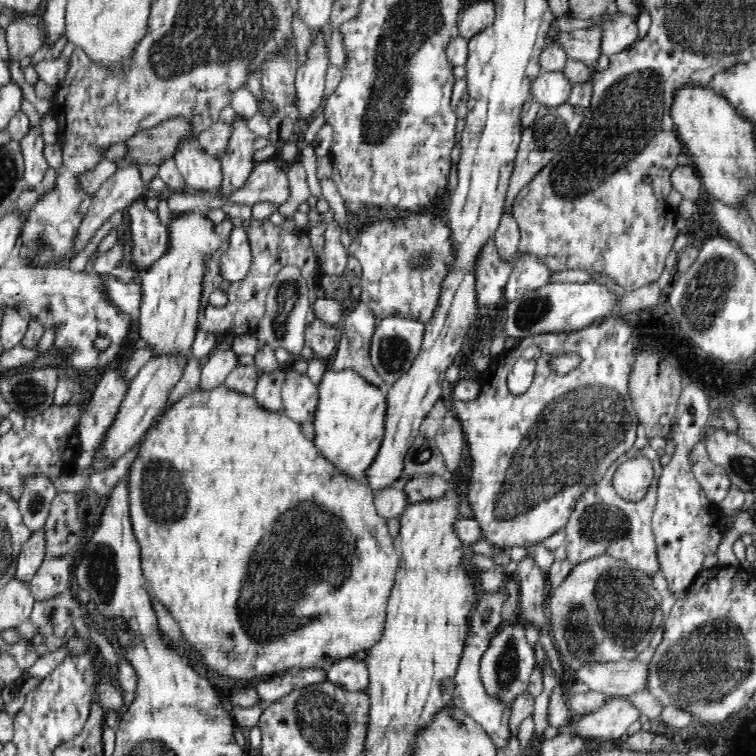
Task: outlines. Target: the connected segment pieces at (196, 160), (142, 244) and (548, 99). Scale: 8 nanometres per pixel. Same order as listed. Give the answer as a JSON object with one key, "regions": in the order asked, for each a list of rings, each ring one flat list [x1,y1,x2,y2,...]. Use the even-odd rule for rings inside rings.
{"regions":[[[192,136,179,147,173,156,188,189,217,193,223,182,221,161,199,146,197,136]],[[143,198,126,208,126,220,130,220,134,268,146,273,170,250,171,230,164,228,157,210,148,210]],[[542,70,531,84,530,100,543,107,557,107,567,103,571,88,571,80,563,71]]]}

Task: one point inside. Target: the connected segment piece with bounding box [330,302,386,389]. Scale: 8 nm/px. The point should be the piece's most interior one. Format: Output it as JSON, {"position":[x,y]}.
{"position":[358,326]}

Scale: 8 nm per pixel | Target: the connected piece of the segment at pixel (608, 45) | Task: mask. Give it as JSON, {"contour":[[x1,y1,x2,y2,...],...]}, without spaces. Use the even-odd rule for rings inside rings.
{"contour":[[626,13,612,15,602,26,601,54,610,56,634,44,638,38,636,22]]}

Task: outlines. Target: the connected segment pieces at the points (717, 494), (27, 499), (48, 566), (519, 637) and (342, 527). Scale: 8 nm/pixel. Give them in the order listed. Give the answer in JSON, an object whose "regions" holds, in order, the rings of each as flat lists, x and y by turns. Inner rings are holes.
{"regions":[[[704,440,698,441,689,452,689,462,696,481,713,503,720,503,726,498,733,485,725,469,710,460]],[[29,474,26,484,21,488,17,500,24,524,31,528,32,533,44,528,45,520,57,495,57,490,51,478,43,474]],[[45,555,40,568,32,577,29,587,35,600,48,600,69,592,72,579,72,568,66,561,66,556]],[[511,620,504,622,499,628,498,634,491,640,491,646,480,658,480,676,487,692,492,696,502,697,506,702,513,704,513,700,526,692,530,674,536,664,536,654,528,643,525,628,521,622]],[[225,384,210,391,197,388,160,415,161,419,156,425,148,428,143,442,139,442,139,453,128,471,132,474,132,479,128,480,128,505,130,505,132,528,140,543,141,567,146,583,150,586,152,594,178,623,183,638,192,644,196,652,204,652,200,654,200,658,206,662,206,666,234,680,250,680,254,676,272,676,282,670,290,671,290,668,326,668,336,661,352,657,358,650,367,651,372,648,384,632,387,602,395,583,399,562,398,553,394,548,394,537,389,533,387,520,377,513,372,487,363,480,349,479,344,473,337,471,328,460,318,454,313,442,302,433,300,423,293,421,283,412,262,409,256,403,254,396,234,392],[176,482,184,484,182,486,184,492,178,492,178,486,174,486],[158,486,166,490,166,494,162,494],[354,536,356,536,356,554,352,558,352,572,350,572,348,548,350,544,354,546],[284,634,292,634,292,638,288,640,284,638]]]}

